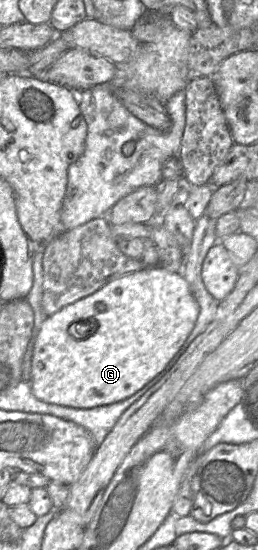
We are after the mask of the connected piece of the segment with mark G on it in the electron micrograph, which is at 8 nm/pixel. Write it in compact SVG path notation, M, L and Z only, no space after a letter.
M156 265L115 279L95 293L69 306L65 306L52 316L48 316L42 323L35 342L32 358L32 370L29 380L32 393L37 399L46 403L78 409L91 409L123 401L141 390L166 368L192 332L198 315L199 305L191 292L188 282L180 272L170 272Z

